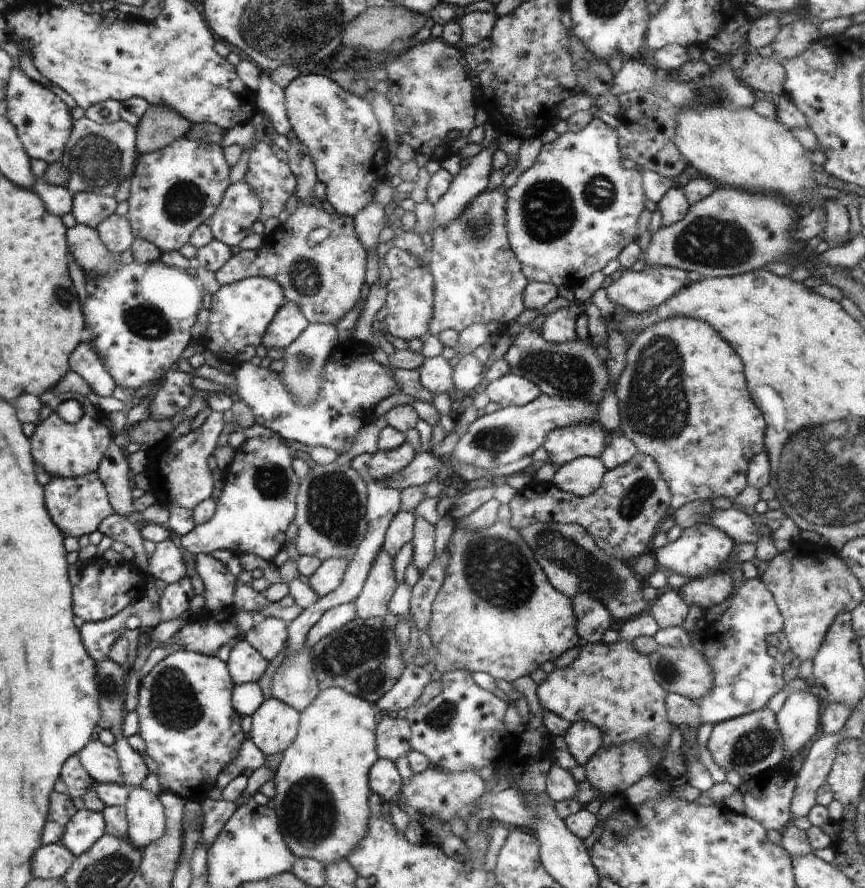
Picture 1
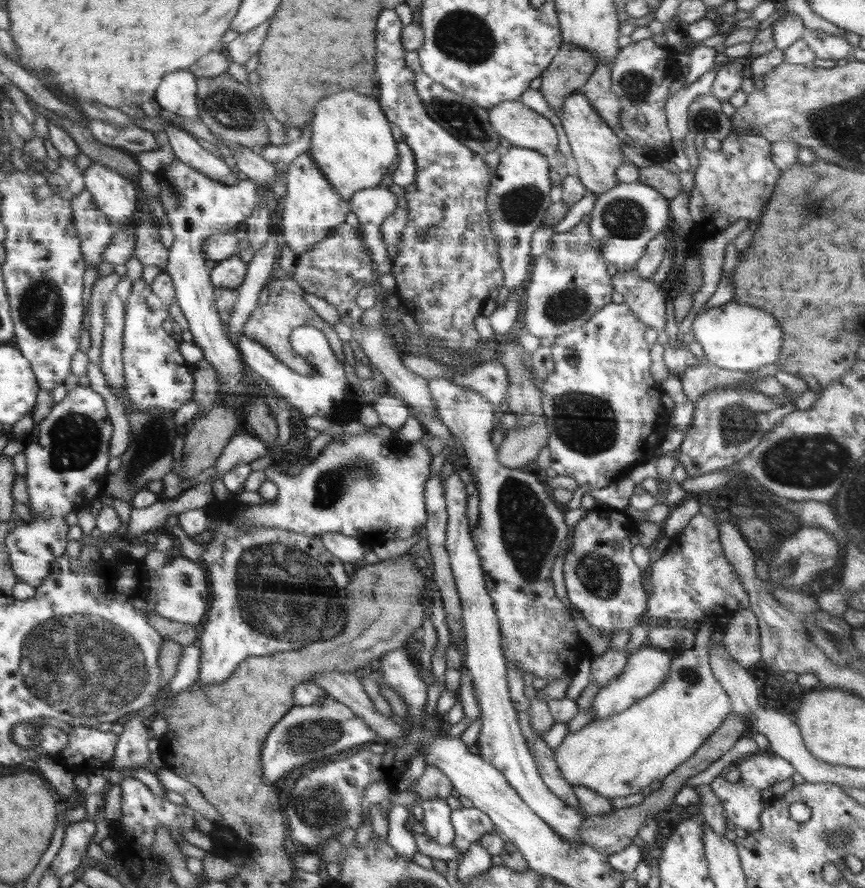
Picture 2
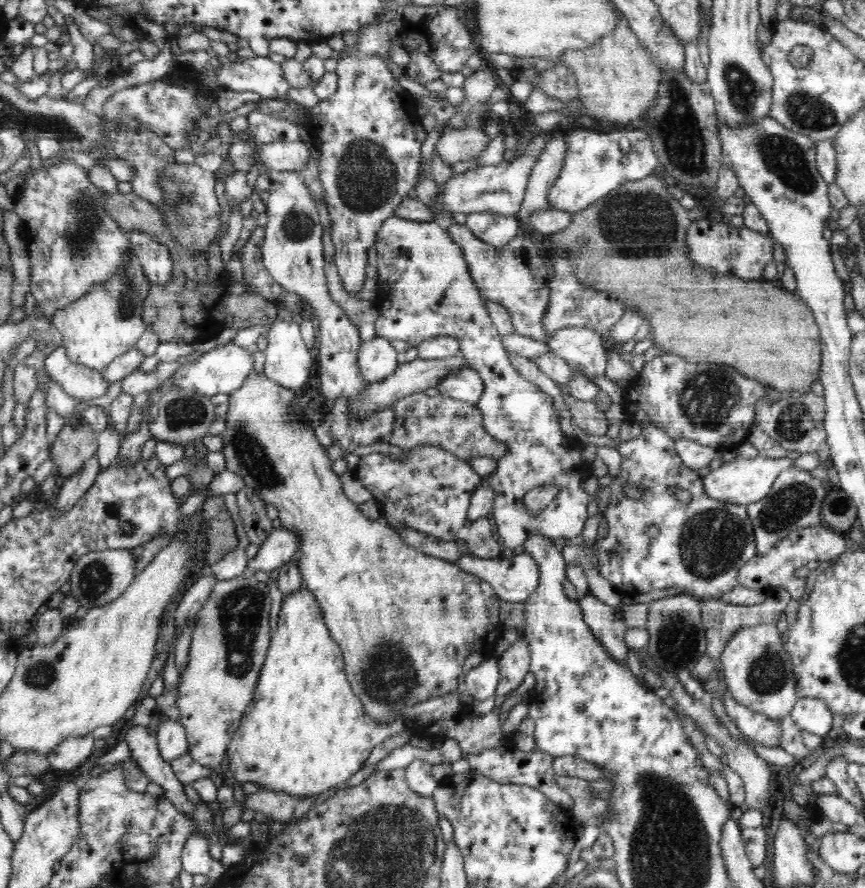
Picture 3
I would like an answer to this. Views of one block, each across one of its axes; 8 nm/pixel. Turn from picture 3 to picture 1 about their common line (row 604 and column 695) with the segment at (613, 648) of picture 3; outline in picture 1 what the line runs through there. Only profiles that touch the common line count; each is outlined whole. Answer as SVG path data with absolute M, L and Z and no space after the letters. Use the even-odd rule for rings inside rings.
M730 572L718 573L702 579L690 579L679 588L685 603L690 607L699 608L702 613L726 600L731 592Z

